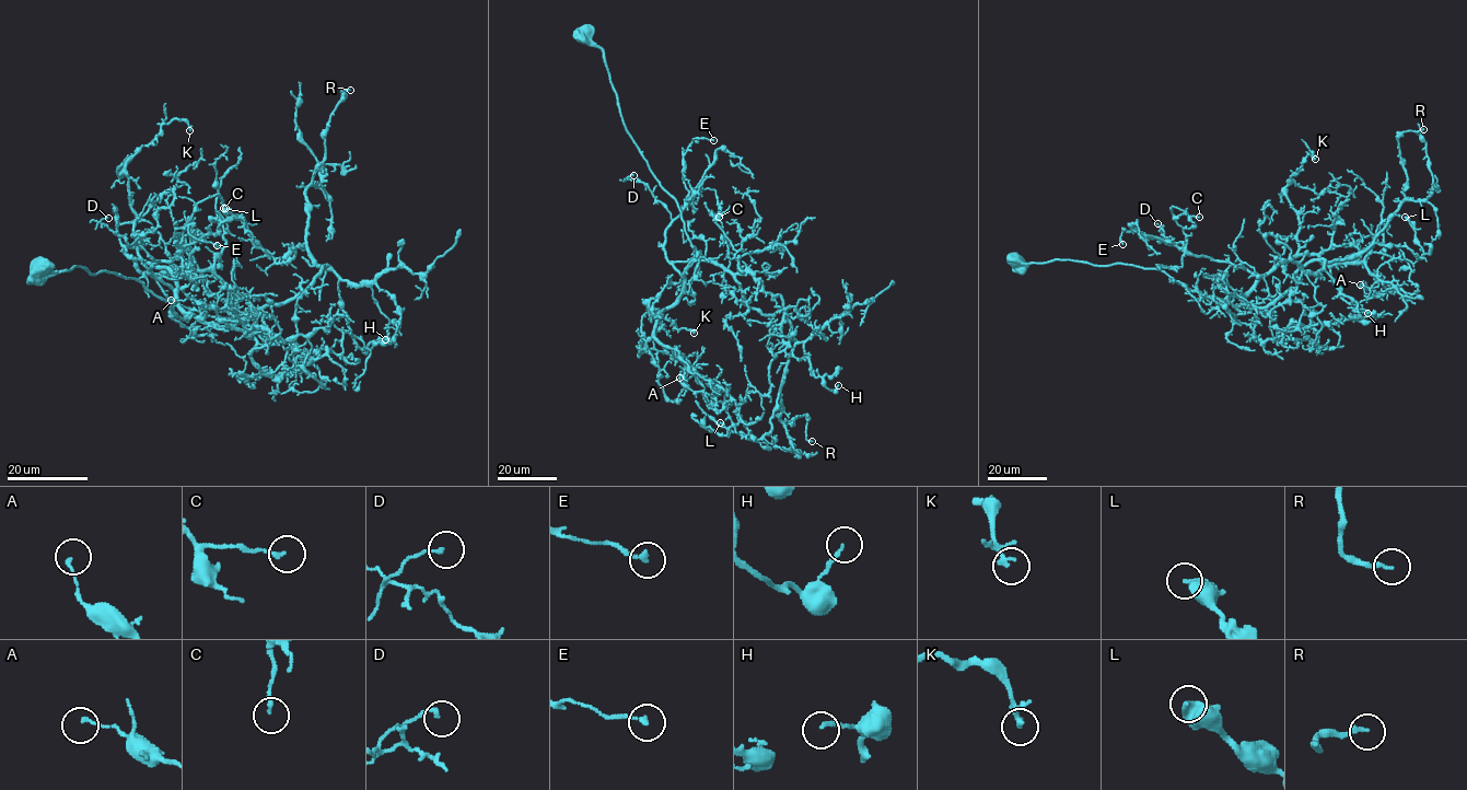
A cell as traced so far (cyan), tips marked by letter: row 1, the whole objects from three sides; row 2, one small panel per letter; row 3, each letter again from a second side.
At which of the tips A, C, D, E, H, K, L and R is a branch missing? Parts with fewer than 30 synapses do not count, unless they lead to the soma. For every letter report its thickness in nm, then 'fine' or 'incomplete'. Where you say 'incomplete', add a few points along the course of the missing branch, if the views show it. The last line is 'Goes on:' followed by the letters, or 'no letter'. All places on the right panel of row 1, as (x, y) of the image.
A: calibre 130 nm; fine
C: calibre 150 nm; fine
D: calibre 130 nm; fine
E: calibre 220 nm; fine
H: calibre 170 nm; fine
K: calibre 120 nm; fine
L: calibre 320 nm; fine
R: calibre 170 nm; fine
Goes on: no letter

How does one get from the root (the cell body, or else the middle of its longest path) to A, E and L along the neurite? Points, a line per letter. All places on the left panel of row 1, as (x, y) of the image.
A: (41, 266), (137, 279), (188, 318), (176, 280), (142, 259), (176, 320), (204, 316), (171, 300)
E: (41, 266), (137, 279), (188, 318), (149, 270), (183, 247), (178, 228), (217, 245)
L: (41, 266), (135, 278), (181, 318), (249, 329), (327, 266), (304, 244), (277, 263), (225, 208)

